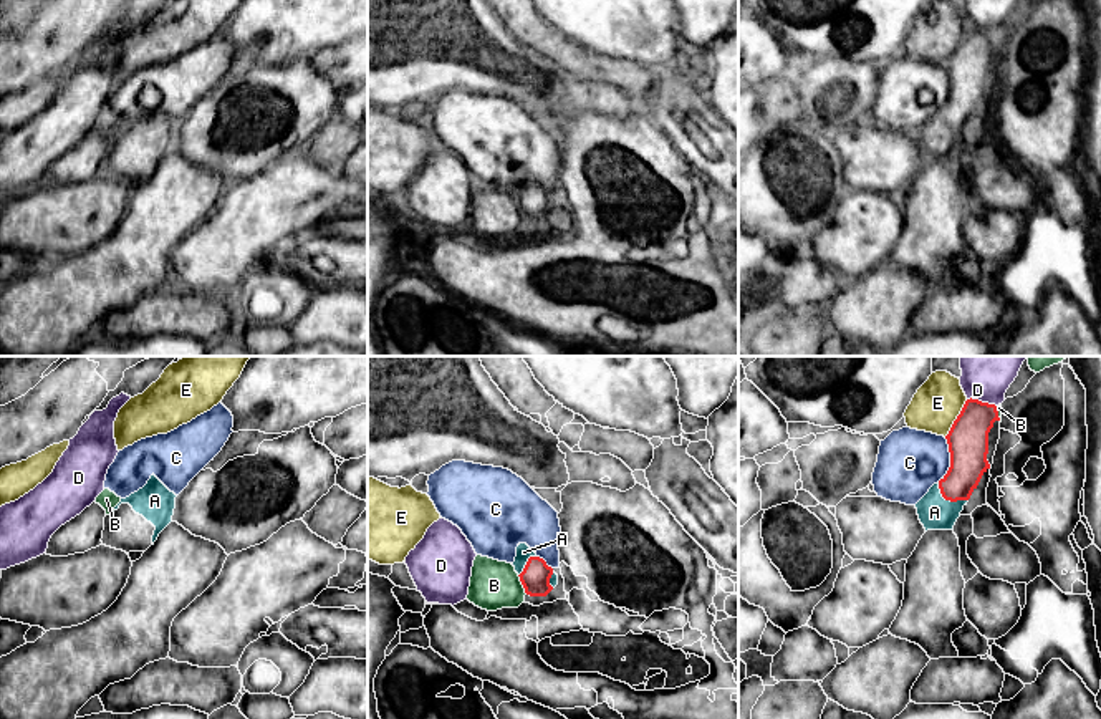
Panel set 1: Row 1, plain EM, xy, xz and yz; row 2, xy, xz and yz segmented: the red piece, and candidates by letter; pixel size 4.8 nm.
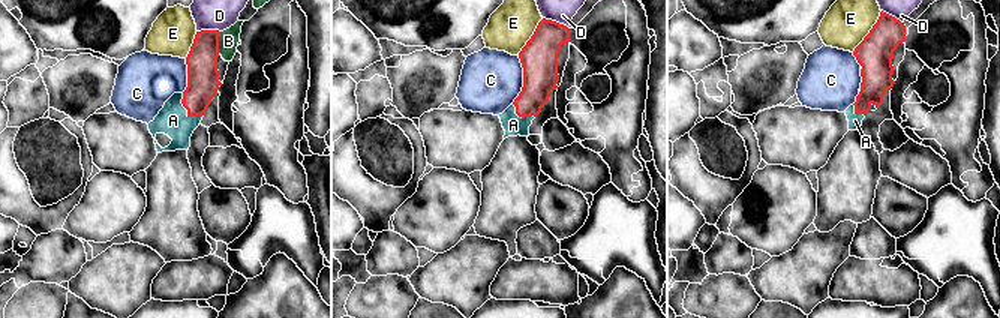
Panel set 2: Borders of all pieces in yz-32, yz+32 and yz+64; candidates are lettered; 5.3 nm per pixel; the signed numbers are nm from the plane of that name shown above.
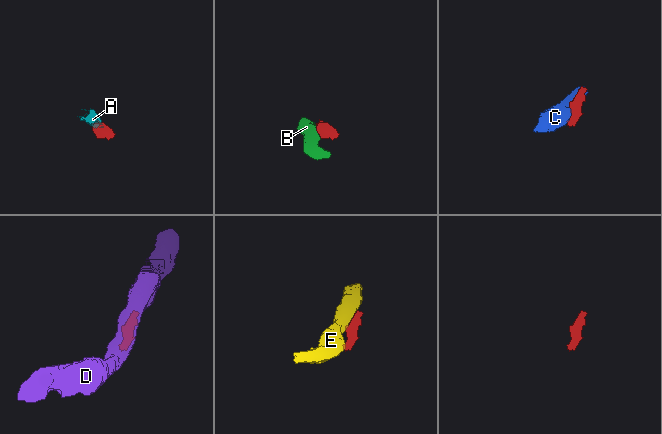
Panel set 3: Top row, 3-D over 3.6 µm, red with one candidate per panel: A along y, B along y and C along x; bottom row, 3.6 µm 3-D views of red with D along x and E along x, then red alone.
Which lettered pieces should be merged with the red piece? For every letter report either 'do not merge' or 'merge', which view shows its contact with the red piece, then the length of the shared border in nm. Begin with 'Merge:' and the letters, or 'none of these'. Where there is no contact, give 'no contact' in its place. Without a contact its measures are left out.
Merge: A
A: merge; contact in yz; length 180 nm
B: do not merge; contact in xz; length 110 nm
C: do not merge; contact in yz; length 220 nm
D: do not merge; contact in yz; length 150 nm
E: do not merge; contact in yz; length 220 nm

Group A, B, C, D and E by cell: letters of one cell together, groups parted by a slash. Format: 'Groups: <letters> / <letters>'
Groups: A / B / C / D / E

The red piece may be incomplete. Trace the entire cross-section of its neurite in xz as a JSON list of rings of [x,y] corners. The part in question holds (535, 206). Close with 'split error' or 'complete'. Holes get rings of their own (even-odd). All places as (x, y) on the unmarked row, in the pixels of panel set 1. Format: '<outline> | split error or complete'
[[[526,172],[517,176],[515,200],[530,225],[546,225],[556,214],[558,204]]] | split error

